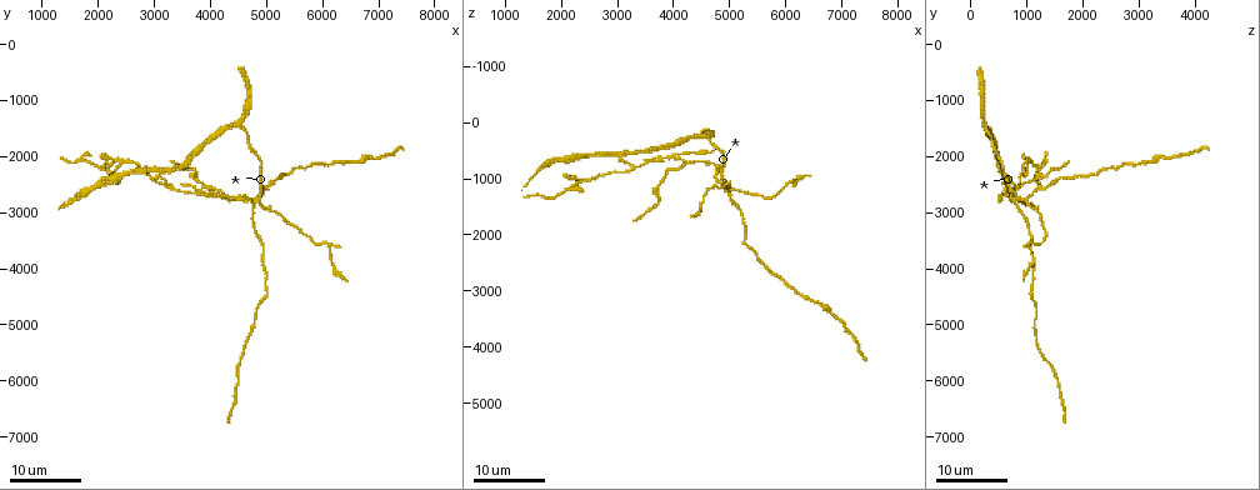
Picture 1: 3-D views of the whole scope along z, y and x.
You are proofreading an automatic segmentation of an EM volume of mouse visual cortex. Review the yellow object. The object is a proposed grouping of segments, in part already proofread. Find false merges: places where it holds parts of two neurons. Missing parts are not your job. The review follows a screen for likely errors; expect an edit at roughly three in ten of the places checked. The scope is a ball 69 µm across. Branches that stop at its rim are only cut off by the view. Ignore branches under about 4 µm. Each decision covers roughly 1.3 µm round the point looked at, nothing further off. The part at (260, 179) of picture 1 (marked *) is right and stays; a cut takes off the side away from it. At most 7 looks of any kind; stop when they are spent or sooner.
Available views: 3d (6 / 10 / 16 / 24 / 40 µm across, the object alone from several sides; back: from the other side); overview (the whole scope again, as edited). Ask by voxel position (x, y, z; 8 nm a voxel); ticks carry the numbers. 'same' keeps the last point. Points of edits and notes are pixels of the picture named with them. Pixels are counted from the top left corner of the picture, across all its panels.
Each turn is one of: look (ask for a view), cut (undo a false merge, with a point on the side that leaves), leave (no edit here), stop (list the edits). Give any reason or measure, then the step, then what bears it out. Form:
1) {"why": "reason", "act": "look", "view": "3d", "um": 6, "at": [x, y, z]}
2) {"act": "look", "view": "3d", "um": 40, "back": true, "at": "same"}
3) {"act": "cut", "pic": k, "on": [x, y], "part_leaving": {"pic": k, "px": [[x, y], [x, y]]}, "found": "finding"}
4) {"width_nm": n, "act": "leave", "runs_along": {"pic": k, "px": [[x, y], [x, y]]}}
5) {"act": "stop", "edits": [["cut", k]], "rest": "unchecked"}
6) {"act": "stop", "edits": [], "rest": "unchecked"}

{"why": "sudden change in width", "act": "look", "view": "3d", "um": 16, "at": [4600, 1550, 300]}

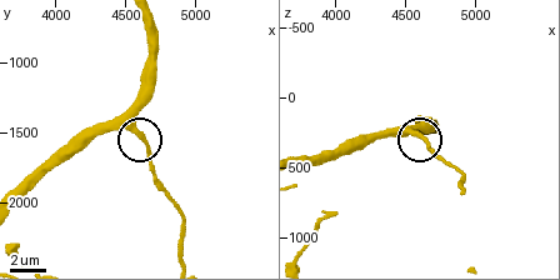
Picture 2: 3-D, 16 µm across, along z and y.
{"act": "look", "view": "3d", "um": 10, "at": [4600, 1540, 260]}

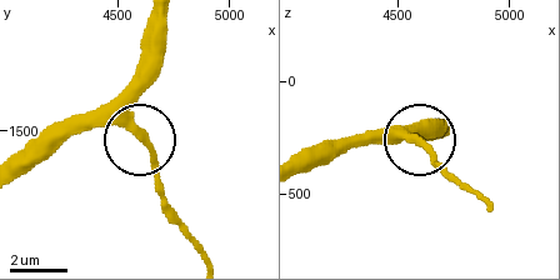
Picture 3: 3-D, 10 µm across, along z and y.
{"act": "leave", "runs_along": {"pic": 3, "px": [[490, 208], [419, 145], [356, 143]]}, "found": "all the same neuron"}

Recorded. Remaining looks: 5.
{"why": "a narrow waist", "act": "look", "view": "3d", "um": 16, "at": [6100, 3700, 1100]}

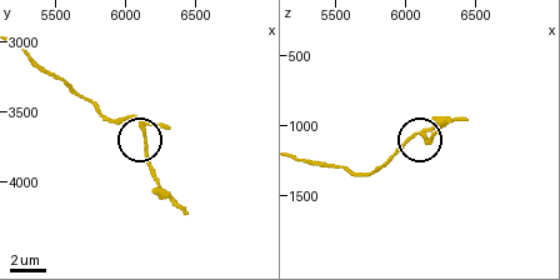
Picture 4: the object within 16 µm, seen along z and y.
{"act": "look", "view": "3d", "um": 10, "at": [6120, 3680, 1060]}

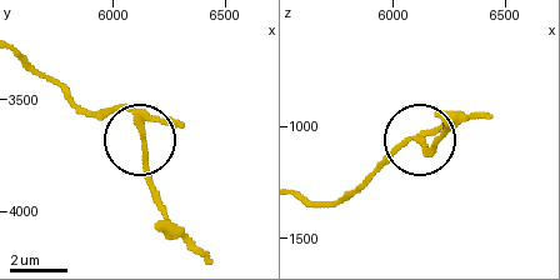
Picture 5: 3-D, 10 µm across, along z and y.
{"act": "look", "view": "3d", "um": 6, "at": [6130, 3670, 1070]}

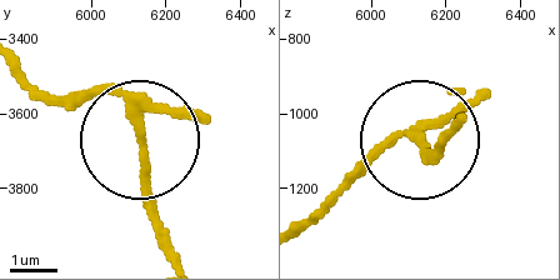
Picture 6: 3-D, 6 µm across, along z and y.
{"act": "cut", "pic": 6, "on": [143, 170], "part_leaving": {"pic": 6, "px": [[129, 111], [168, 250]]}, "found": "two neurons meet here"}

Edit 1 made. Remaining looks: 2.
{"act": "stop", "edits": [["cut", 6]], "rest": "unchecked"}

